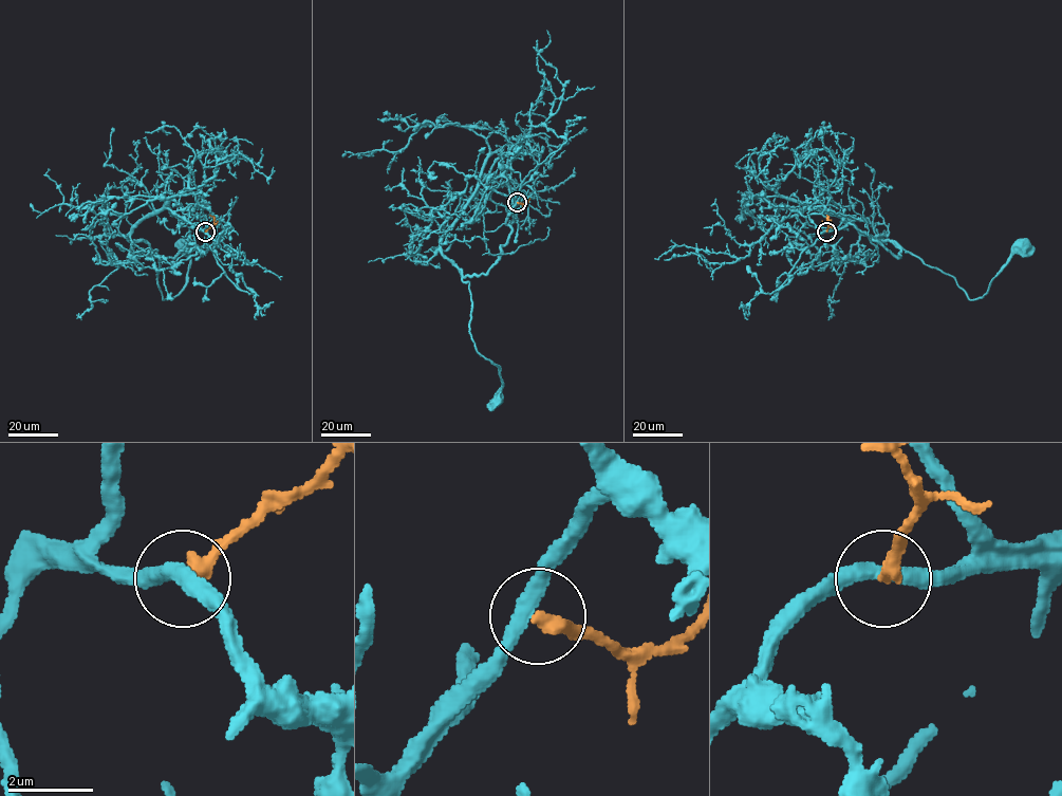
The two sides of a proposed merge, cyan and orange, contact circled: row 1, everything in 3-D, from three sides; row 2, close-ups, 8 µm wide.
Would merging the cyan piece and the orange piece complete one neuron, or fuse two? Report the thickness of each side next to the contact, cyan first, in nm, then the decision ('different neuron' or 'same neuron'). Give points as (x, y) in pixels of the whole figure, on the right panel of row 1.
360 nm thick on the cyan side, 360 nm on the other; different neuron

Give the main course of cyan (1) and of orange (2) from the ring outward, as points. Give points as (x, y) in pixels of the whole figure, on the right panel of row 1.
1: (826, 230), (852, 223), (897, 257), (901, 248), (951, 275), (970, 299), (983, 296), (991, 280), (1022, 245)
2: (826, 230), (826, 215)

